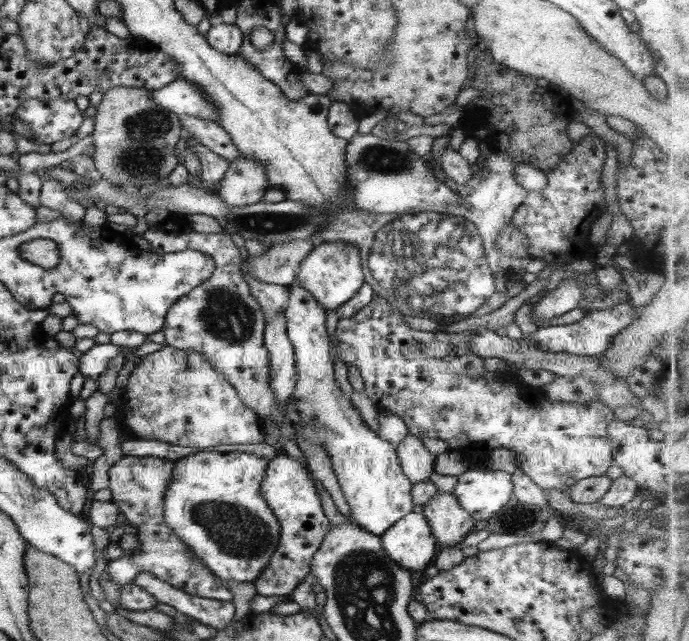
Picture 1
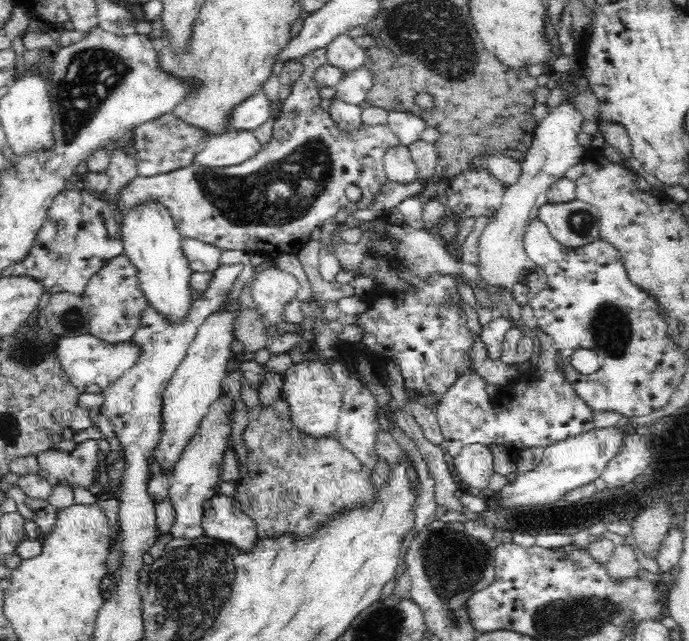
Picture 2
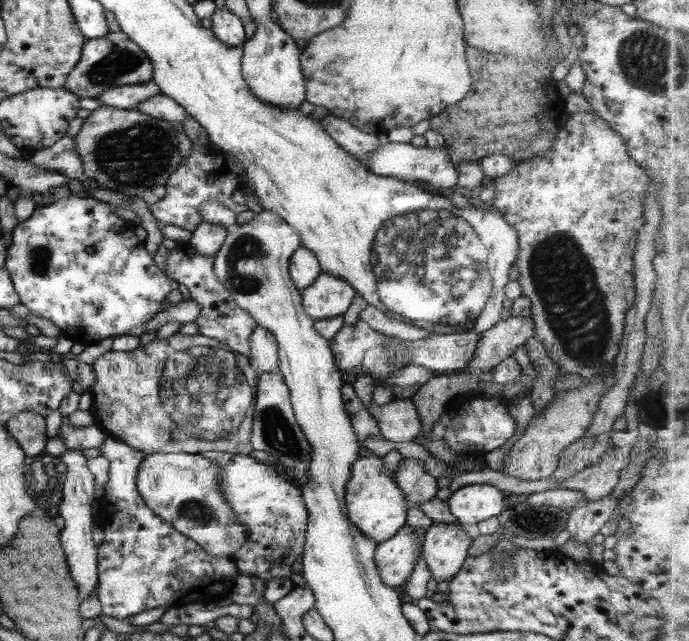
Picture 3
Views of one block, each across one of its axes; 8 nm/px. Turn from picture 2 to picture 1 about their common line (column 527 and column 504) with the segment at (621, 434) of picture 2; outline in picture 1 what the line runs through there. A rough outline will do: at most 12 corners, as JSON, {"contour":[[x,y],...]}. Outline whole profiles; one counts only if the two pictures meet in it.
{"contour":[[473,465],[453,494],[472,518],[492,518],[513,496],[511,474]]}

